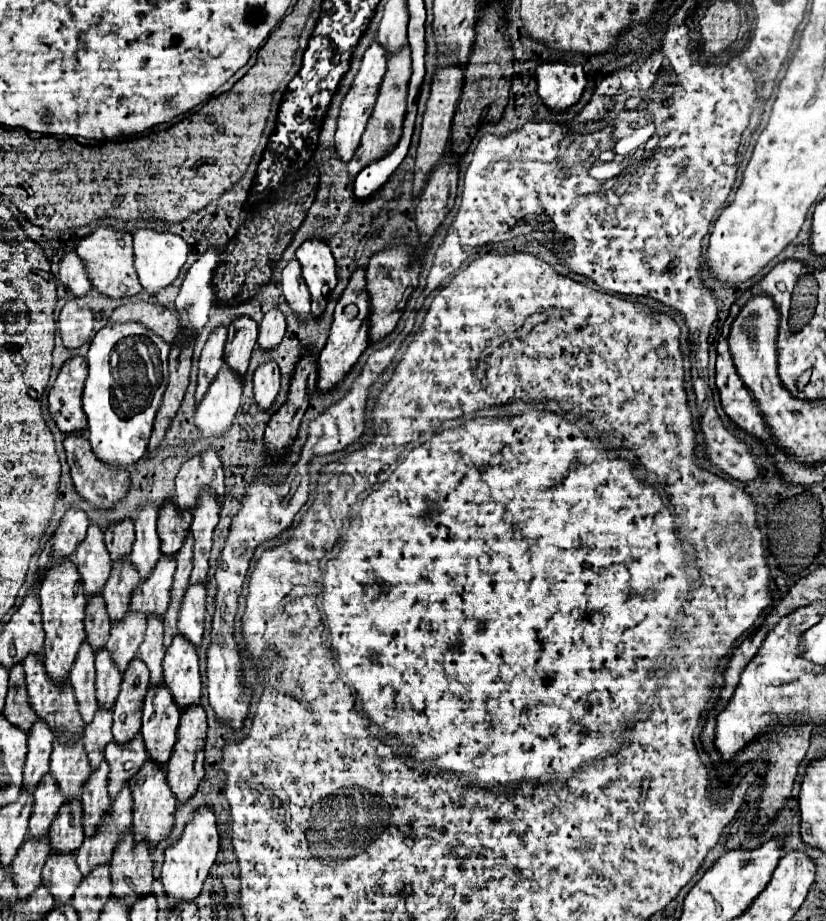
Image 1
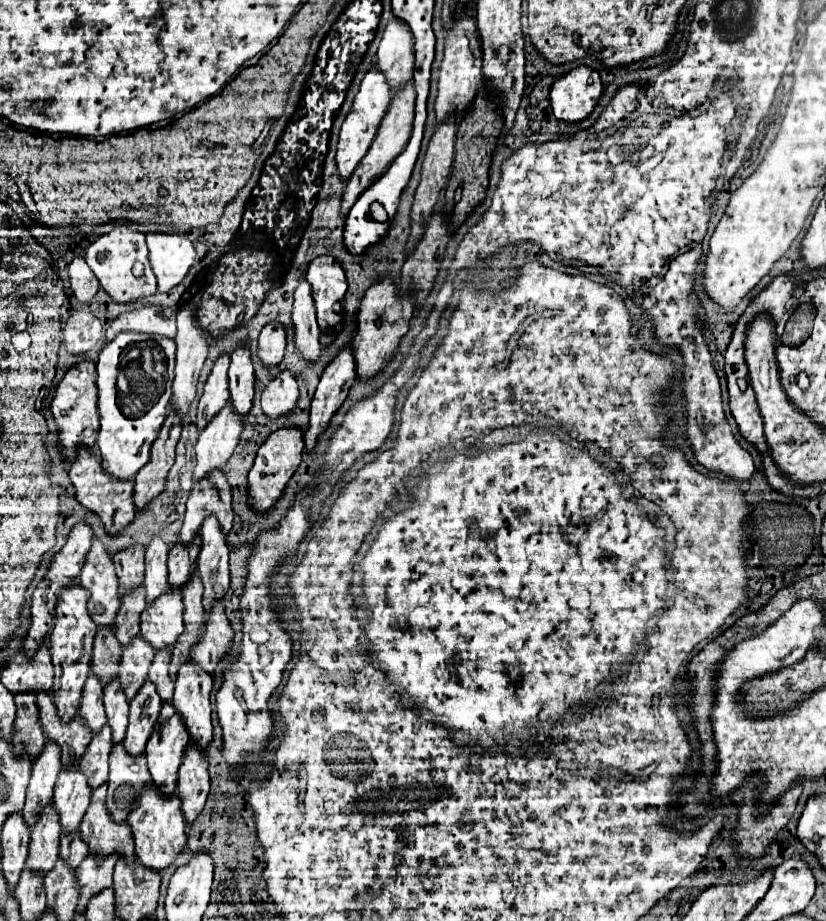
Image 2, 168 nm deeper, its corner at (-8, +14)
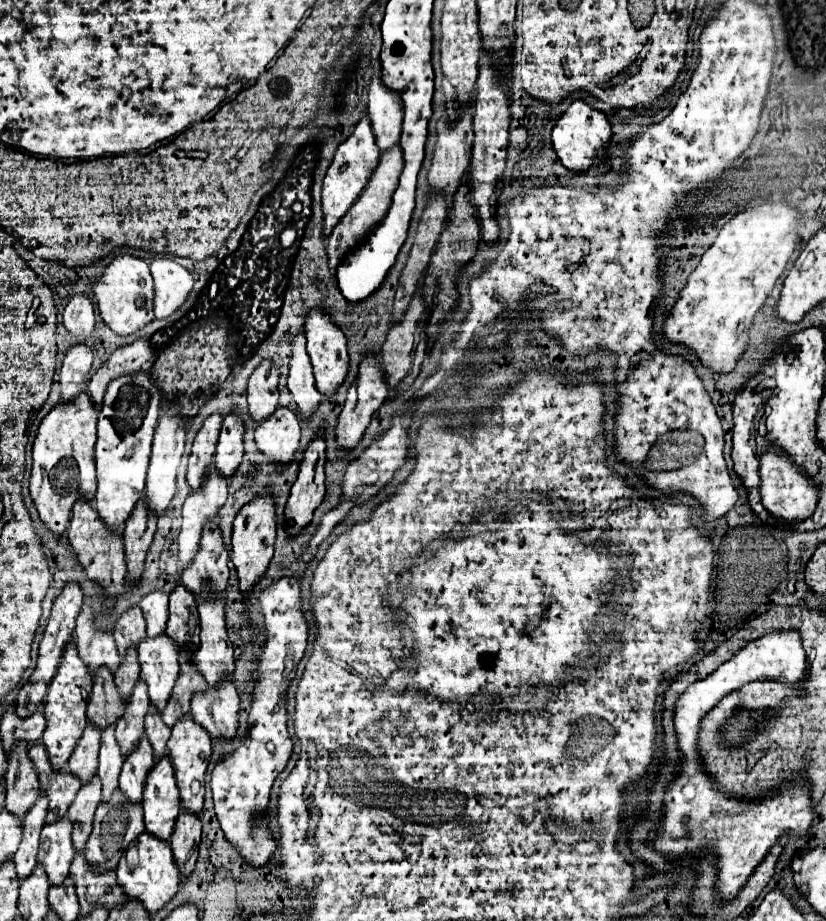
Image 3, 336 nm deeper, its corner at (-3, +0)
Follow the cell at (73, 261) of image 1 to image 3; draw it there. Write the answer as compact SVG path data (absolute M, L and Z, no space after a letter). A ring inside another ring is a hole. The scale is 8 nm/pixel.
M76 294L64 308L64 326L78 342L92 344L94 342L94 304L86 294Z

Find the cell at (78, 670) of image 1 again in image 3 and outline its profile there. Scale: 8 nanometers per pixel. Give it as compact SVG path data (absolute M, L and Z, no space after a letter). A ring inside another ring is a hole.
M88 722L76 750L72 752L66 770L78 776L82 782L88 782L98 768L98 750L100 750L100 728Z

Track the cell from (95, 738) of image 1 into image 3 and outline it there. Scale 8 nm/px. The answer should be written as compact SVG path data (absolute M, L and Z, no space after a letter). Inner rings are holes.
M94 776L78 790L76 800L70 804L66 812L66 816L70 816L70 822L74 824L72 842L76 850L84 850L84 844L92 832L92 820L96 806L100 804L100 796L102 796L102 784L98 784L98 776Z

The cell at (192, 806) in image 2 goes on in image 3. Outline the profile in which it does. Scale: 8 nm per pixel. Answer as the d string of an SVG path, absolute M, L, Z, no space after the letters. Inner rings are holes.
M180 812L174 824L174 832L170 836L170 846L182 878L186 878L194 870L194 864L198 858L200 830L202 830L202 824L198 816L194 816L192 812Z

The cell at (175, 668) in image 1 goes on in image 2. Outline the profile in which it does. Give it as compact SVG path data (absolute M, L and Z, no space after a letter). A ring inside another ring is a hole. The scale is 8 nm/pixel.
M185 662L179 668L173 708L183 718L191 742L195 742L195 746L203 752L207 750L213 738L211 702L209 702L211 688L213 688L211 676L203 672L199 666L195 666L195 662Z

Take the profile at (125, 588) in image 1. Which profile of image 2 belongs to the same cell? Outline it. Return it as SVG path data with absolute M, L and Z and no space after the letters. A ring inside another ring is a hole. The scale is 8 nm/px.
M143 586L135 588L131 594L127 594L127 598L121 600L119 626L115 632L121 646L127 646L131 642L131 638L135 638L139 634L139 616L145 608L147 608L147 602L143 598Z

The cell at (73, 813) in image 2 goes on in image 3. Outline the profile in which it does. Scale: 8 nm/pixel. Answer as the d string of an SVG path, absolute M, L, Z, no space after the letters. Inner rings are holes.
M60 818L58 822L46 824L42 828L38 862L44 866L50 884L64 882L72 858L74 858L74 846L70 840L70 820Z

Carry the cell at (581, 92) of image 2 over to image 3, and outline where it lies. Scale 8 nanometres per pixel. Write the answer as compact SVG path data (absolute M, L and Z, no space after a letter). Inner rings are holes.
M574 100L568 106L568 110L556 120L556 124L552 128L552 144L554 144L554 150L560 158L560 162L566 168L578 170L578 172L590 168L604 156L604 150L606 150L610 138L612 138L612 130L610 130L606 116L600 110L590 108L584 100Z

